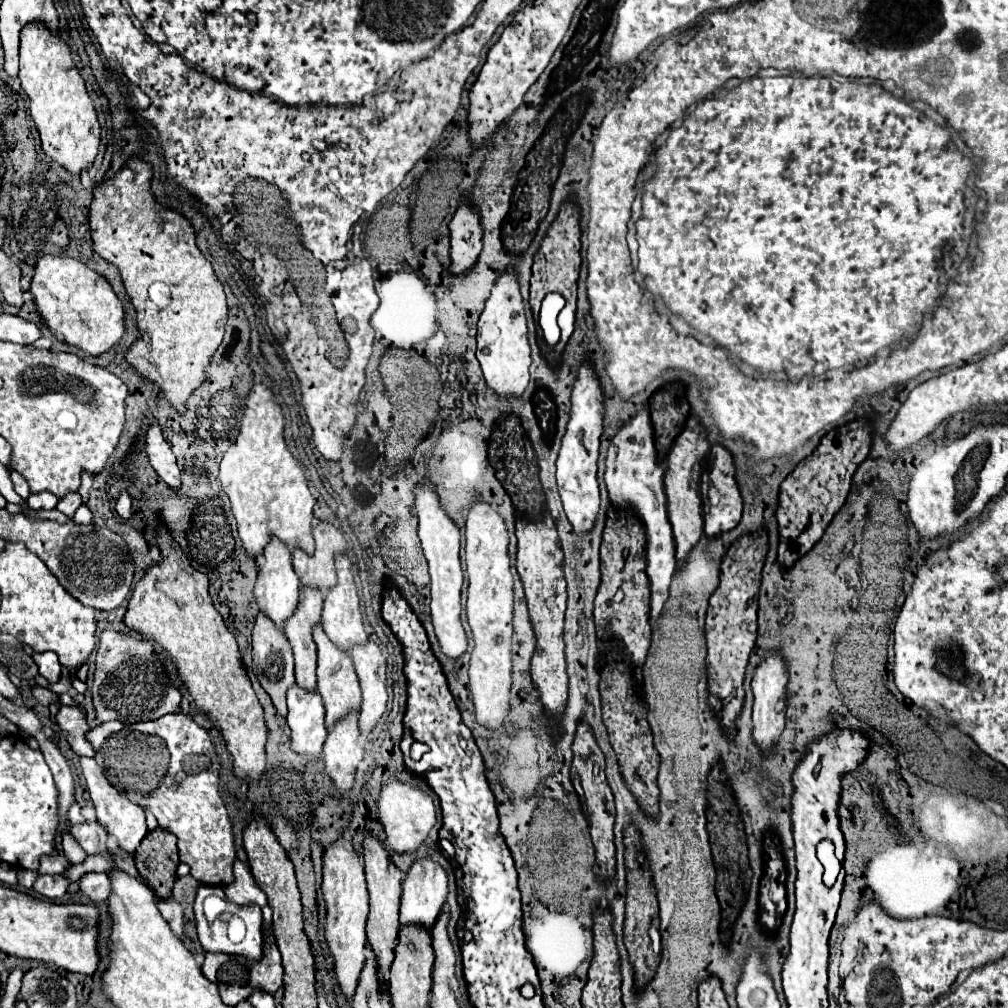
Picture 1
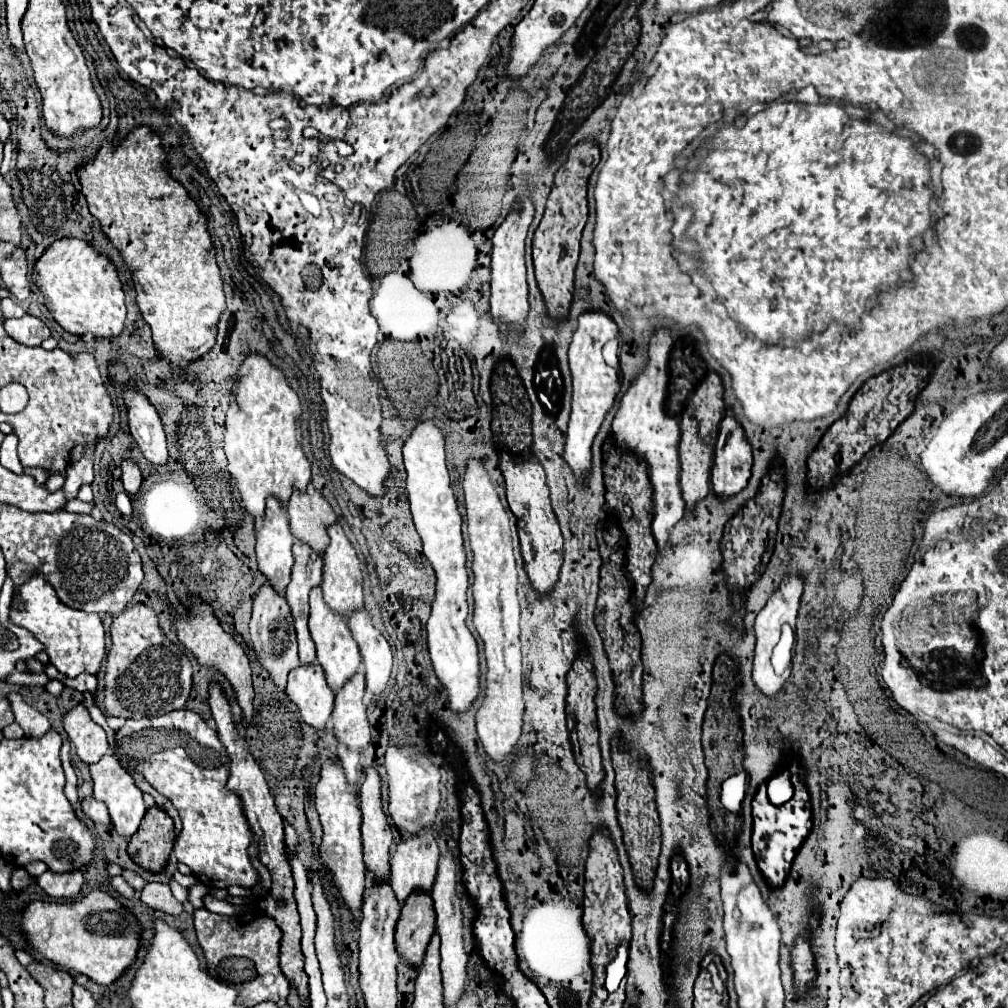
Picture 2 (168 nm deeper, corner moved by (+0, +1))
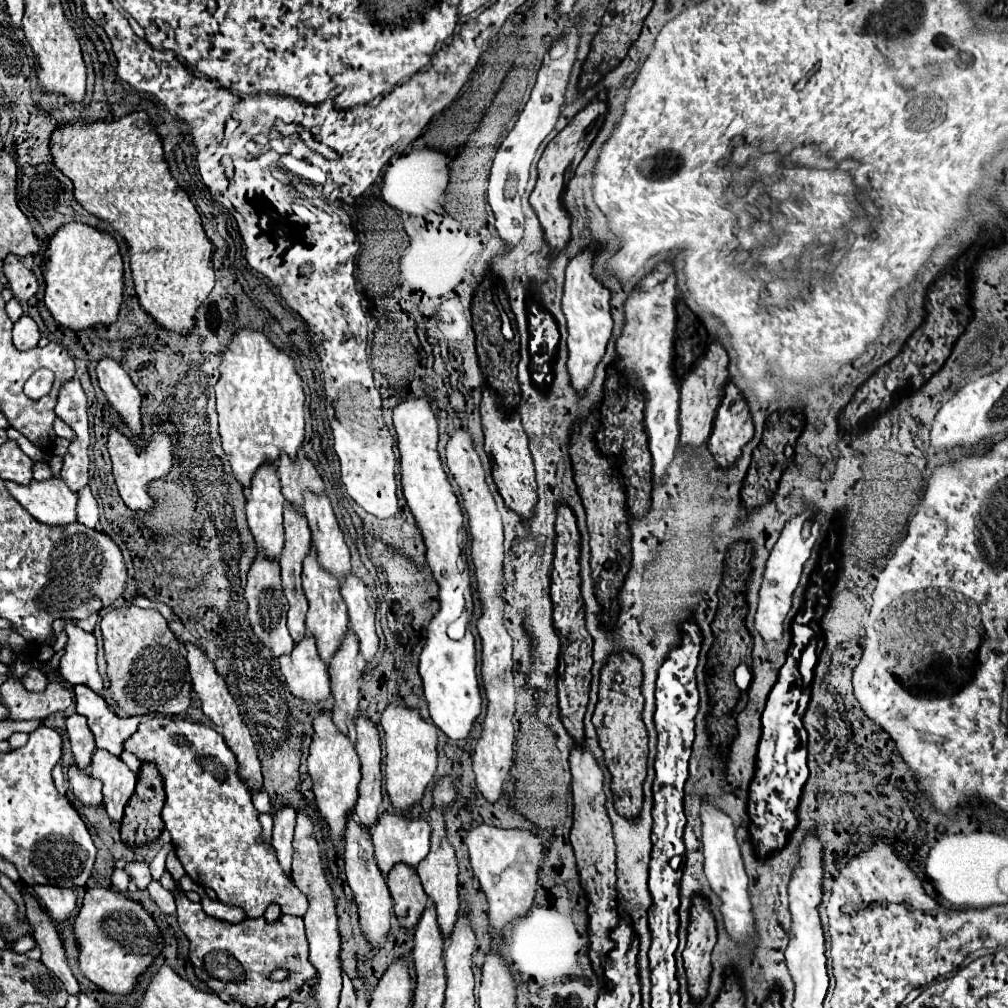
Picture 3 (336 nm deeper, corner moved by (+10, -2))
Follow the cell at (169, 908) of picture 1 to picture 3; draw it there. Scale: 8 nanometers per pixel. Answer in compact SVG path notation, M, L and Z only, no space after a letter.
M153 880L153 882L147 886L147 892L149 892L151 900L159 906L159 910L161 910L163 914L175 914L175 898L173 898L173 894L171 894L169 890L165 890L159 882Z

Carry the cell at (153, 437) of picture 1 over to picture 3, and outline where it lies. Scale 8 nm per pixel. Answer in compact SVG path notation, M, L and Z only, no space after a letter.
M105 358L99 360L97 364L97 380L109 404L119 412L123 424L131 430L135 438L141 438L143 436L141 394L131 382L129 374L117 362Z

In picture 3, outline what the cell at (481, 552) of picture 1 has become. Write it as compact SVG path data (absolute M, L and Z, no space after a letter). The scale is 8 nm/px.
M457 430L453 438L449 440L447 466L459 486L463 506L469 516L469 530L473 536L471 558L475 566L477 594L481 600L481 616L477 620L477 632L481 636L481 676L483 676L483 688L487 694L487 714L483 720L481 738L473 752L473 772L475 772L477 788L481 790L481 794L489 802L495 802L501 796L503 780L507 778L513 764L513 740L515 740L515 728L513 728L515 686L513 686L513 658L511 658L513 638L505 630L505 618L503 618L505 602L501 598L503 582L505 582L503 578L503 526L501 526L501 514L487 488L481 460L477 452L473 450L471 436L465 430Z

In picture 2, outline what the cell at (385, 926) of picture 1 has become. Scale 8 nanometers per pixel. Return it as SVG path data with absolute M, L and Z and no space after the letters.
M367 769L367 779L361 785L361 813L363 813L363 849L367 871L377 881L389 881L389 857L393 845L393 833L383 813L381 803L381 775L375 769Z

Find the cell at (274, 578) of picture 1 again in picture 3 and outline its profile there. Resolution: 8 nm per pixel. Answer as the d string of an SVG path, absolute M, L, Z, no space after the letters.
M261 466L257 474L251 480L251 488L247 492L247 524L249 530L257 542L257 548L265 558L271 558L273 562L279 560L281 550L283 550L283 494L279 486L279 476L275 466Z

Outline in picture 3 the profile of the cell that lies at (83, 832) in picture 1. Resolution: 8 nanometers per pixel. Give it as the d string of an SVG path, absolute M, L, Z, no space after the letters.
M71 766L67 776L69 776L69 788L71 788L73 796L83 806L99 806L101 804L103 796L101 796L101 782L99 780L85 776L85 774L79 774L77 766Z

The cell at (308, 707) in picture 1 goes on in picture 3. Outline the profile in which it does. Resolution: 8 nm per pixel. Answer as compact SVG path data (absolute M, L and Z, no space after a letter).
M305 636L289 656L281 656L279 666L295 698L305 704L319 704L329 698L329 674L317 654L313 636Z

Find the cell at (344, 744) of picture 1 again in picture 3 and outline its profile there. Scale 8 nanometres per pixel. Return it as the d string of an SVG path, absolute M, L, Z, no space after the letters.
M349 630L343 646L337 650L329 664L331 676L331 694L333 694L333 724L347 734L347 722L355 718L359 704L359 642L355 634Z

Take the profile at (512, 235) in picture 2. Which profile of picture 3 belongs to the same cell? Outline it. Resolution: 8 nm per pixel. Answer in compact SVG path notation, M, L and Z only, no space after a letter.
M573 26L569 34L565 34L563 38L559 38L549 54L543 60L543 66L537 74L537 84L531 92L529 102L525 104L515 128L509 132L509 136L503 140L501 148L495 154L493 160L493 168L491 168L491 176L489 176L489 204L491 210L495 214L495 230L497 236L501 238L501 242L505 244L505 250L513 250L521 238L523 238L523 224L525 224L525 214L521 210L521 196L525 192L527 186L527 178L529 178L529 166L533 162L533 156L539 148L539 144L543 142L543 138L553 130L559 112L561 112L561 104L563 104L563 92L569 80L569 72L571 66L575 62L575 52L577 52L577 38L579 38L579 28Z

